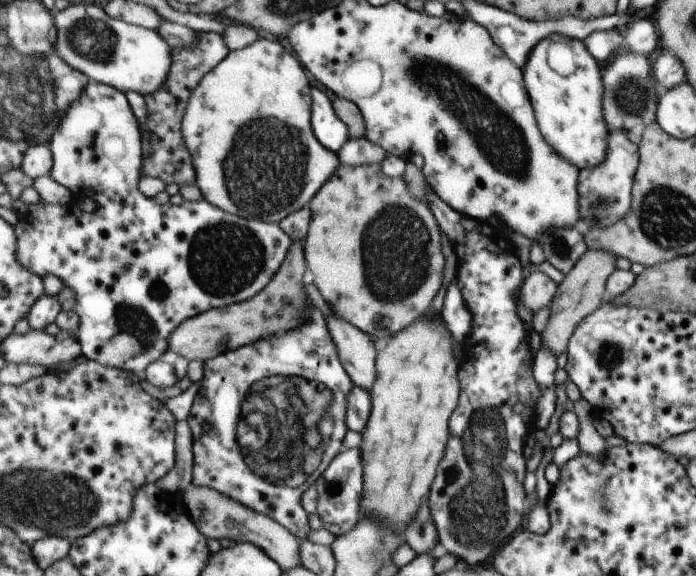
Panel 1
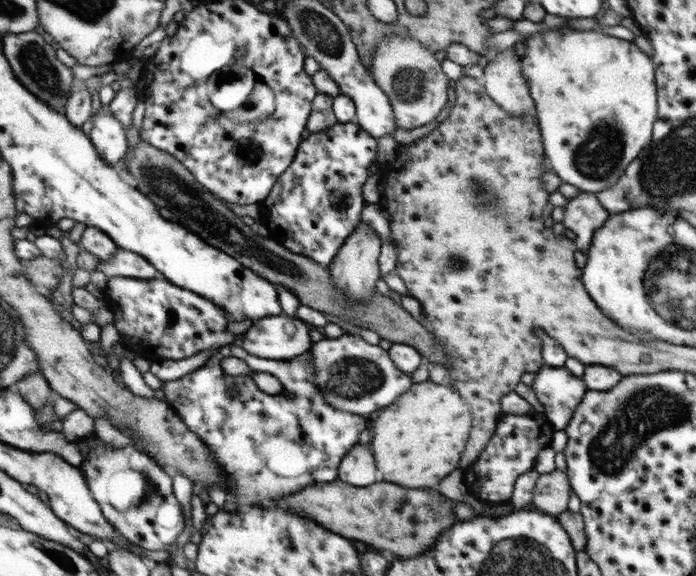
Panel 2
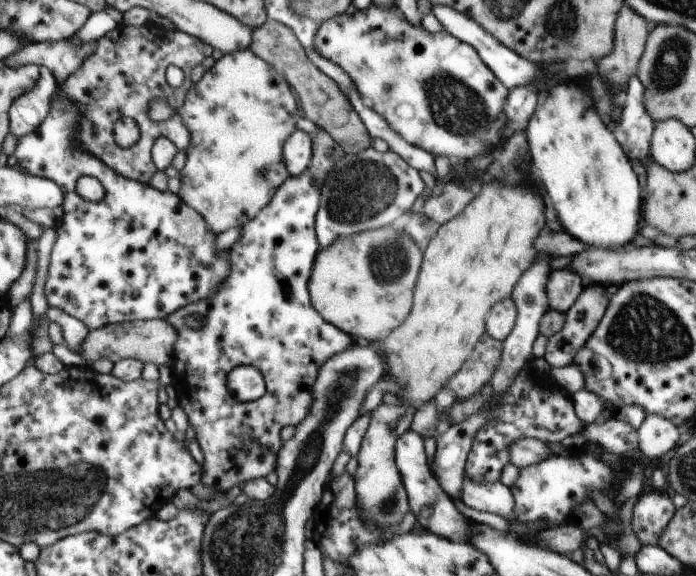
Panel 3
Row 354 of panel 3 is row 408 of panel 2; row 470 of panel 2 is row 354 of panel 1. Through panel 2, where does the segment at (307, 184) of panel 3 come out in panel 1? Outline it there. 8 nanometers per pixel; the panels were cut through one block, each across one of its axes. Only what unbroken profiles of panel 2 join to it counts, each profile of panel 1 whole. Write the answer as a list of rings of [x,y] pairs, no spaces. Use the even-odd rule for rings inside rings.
[[[314,308],[306,309],[310,313],[310,319],[295,329],[266,337],[257,343],[227,352],[225,355],[206,361],[205,378],[202,382],[188,422],[192,425],[195,438],[195,484],[203,487],[212,487],[225,495],[234,497],[246,506],[253,508],[260,514],[268,515],[286,530],[290,531],[299,540],[306,539],[311,530],[309,524],[309,512],[304,500],[305,490],[308,490],[322,476],[322,473],[333,462],[337,454],[344,448],[344,438],[349,432],[347,423],[348,396],[354,388],[353,379],[342,364],[337,345],[331,336],[327,324],[324,324],[324,315]],[[276,376],[276,378],[274,378]],[[292,376],[292,378],[290,378]],[[206,424],[211,429],[206,430]]]

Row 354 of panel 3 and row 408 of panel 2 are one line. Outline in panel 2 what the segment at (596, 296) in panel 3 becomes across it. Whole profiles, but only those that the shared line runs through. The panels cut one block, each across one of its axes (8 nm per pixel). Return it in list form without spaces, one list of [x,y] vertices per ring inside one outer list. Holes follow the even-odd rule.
[[[545,364],[535,373],[531,387],[557,430],[569,427],[570,419],[587,393],[582,378],[575,377],[565,367],[552,368]]]

